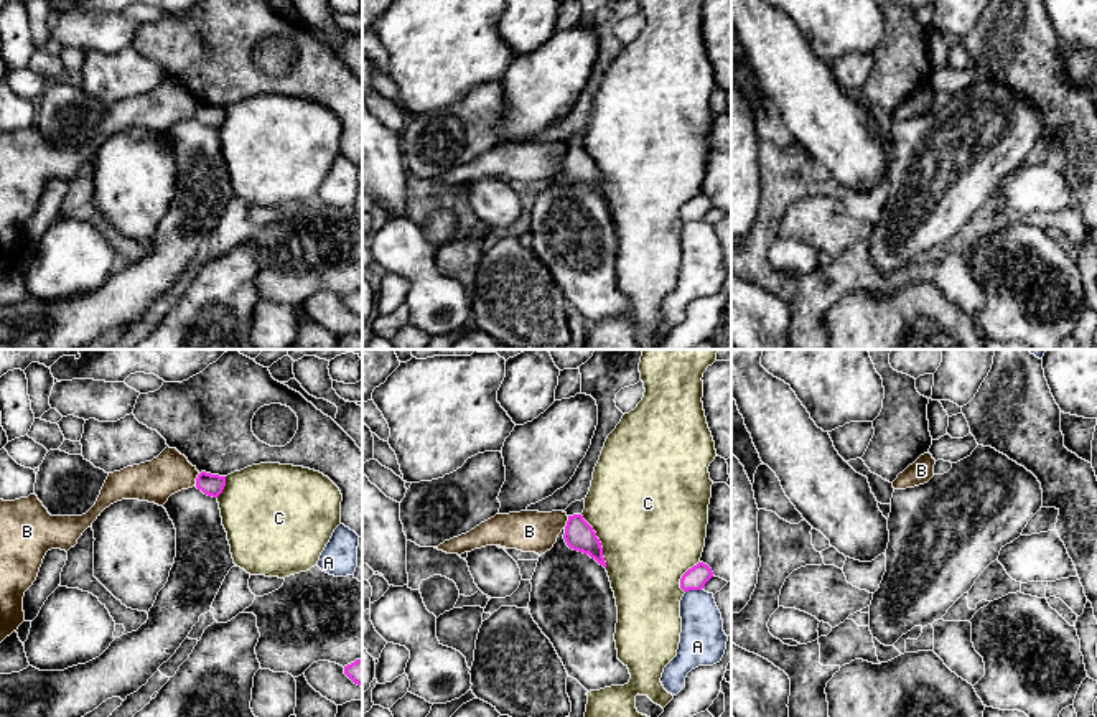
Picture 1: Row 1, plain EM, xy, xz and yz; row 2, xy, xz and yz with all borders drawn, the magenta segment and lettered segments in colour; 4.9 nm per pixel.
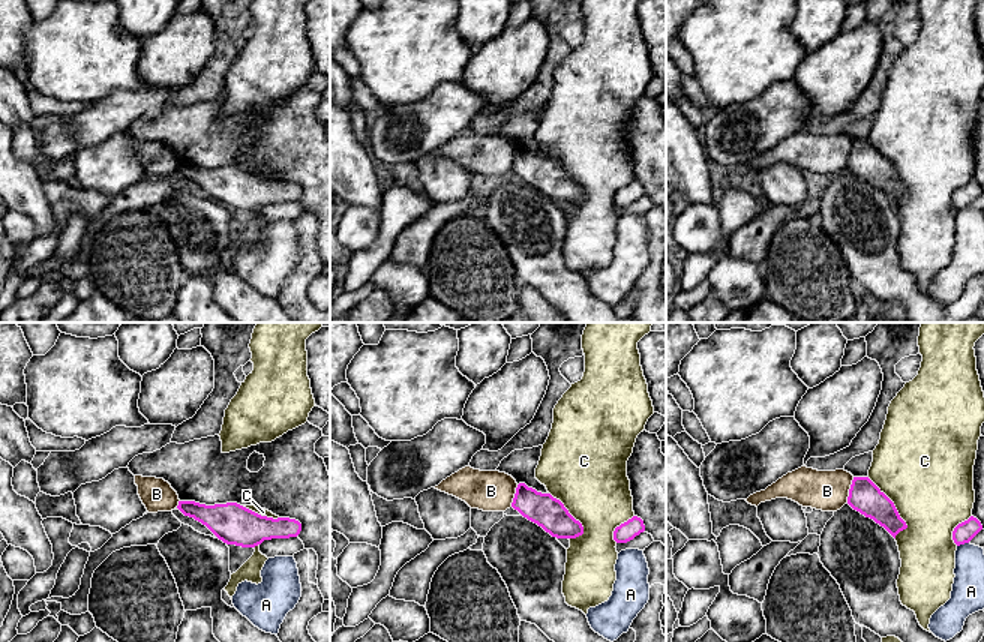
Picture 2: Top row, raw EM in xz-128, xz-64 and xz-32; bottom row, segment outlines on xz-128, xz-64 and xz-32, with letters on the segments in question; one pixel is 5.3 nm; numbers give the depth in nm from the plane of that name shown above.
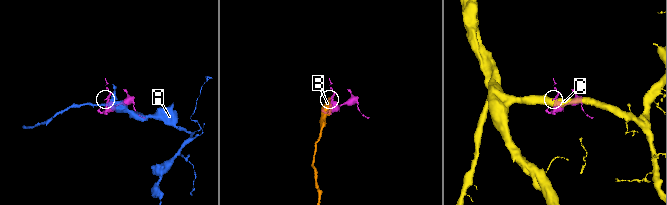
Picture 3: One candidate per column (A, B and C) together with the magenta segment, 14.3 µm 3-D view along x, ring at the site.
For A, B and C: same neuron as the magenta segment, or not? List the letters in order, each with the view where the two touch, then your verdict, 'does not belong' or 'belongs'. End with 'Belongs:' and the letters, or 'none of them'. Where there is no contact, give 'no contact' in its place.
A: contact in xz; does not belong
B: contact in xy; does not belong
C: contact in xz; does not belong
Belongs: none of them

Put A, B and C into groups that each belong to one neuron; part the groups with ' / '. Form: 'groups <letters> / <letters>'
groups A / B / C

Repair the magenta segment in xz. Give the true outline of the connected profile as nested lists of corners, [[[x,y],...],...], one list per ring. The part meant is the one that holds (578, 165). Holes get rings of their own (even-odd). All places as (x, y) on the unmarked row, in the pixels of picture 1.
[[[581,145],[568,147],[563,170],[570,180],[588,185],[606,199],[601,173]]]

